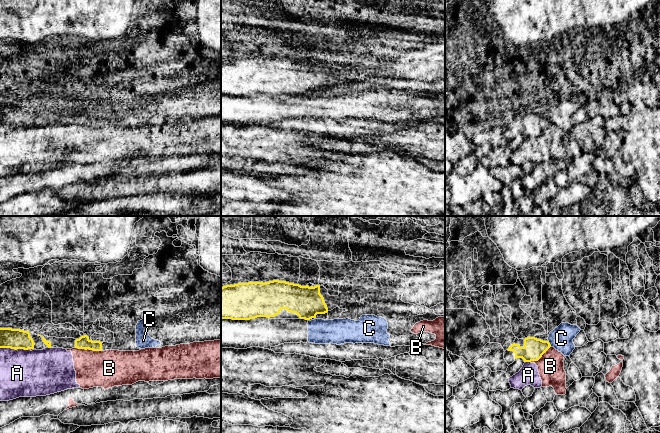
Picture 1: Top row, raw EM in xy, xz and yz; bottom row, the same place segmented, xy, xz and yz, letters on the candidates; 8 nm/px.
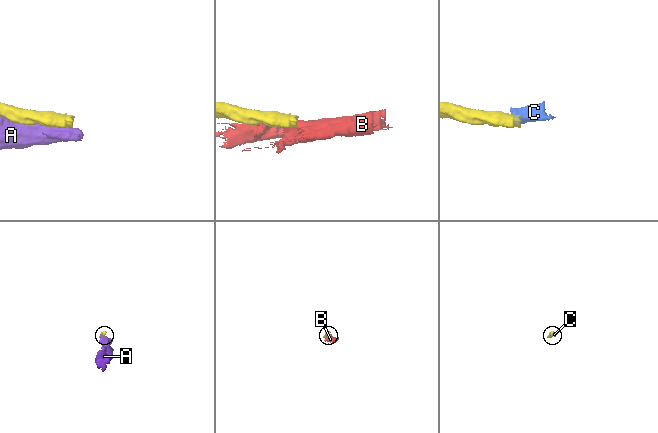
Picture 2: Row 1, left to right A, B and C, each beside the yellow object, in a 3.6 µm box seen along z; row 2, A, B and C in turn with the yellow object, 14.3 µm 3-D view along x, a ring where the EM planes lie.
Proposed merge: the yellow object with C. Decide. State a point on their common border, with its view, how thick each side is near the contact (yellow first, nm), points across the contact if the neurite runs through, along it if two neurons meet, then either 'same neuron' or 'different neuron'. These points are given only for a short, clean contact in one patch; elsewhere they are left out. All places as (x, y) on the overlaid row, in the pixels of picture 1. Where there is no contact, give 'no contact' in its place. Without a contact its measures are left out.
contact yz (549, 343); calibres 170 and 190 nm; border yz (548, 340), (551, 346); different neuron

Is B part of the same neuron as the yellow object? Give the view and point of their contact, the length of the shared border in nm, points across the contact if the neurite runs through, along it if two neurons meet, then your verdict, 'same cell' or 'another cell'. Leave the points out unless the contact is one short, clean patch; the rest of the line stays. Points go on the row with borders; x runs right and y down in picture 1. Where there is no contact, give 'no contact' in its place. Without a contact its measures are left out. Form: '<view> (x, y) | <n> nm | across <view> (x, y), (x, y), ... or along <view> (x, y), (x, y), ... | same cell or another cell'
xy (89, 349) | 220 nm | another cell

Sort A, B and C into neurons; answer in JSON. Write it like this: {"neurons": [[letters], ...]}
{"neurons": [["A", "B"], ["C"]]}

